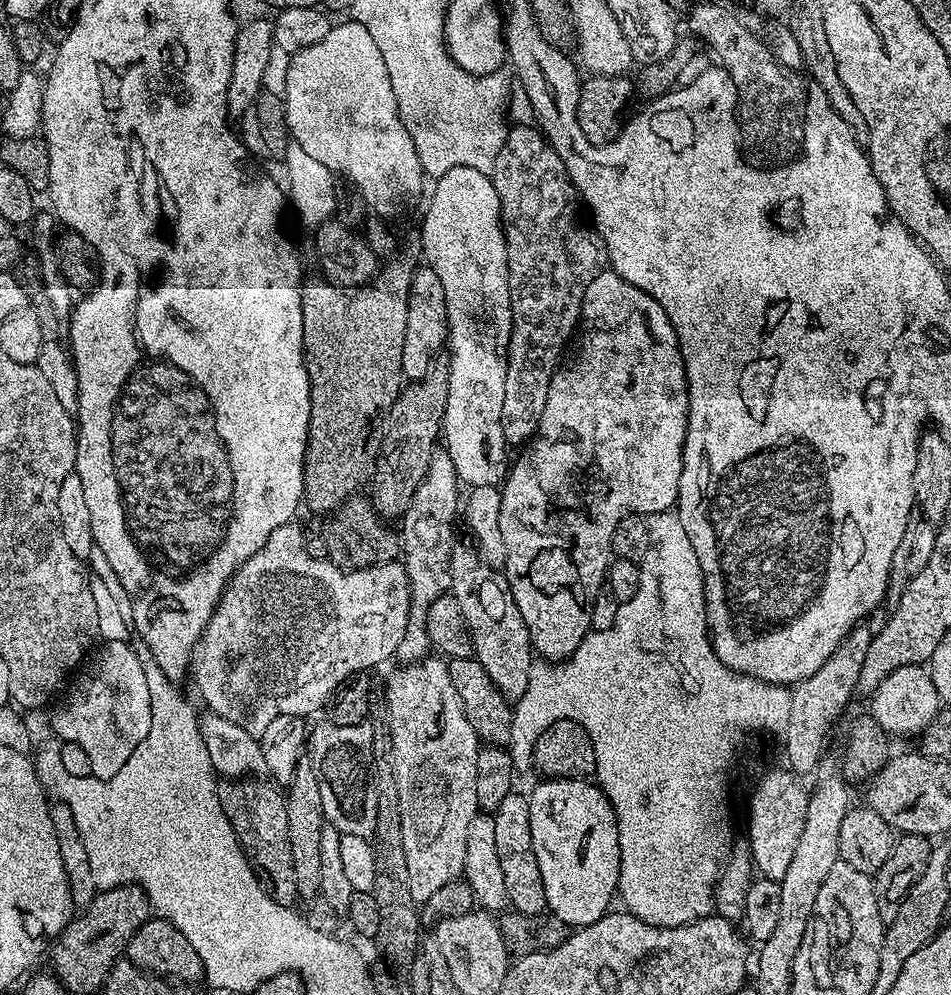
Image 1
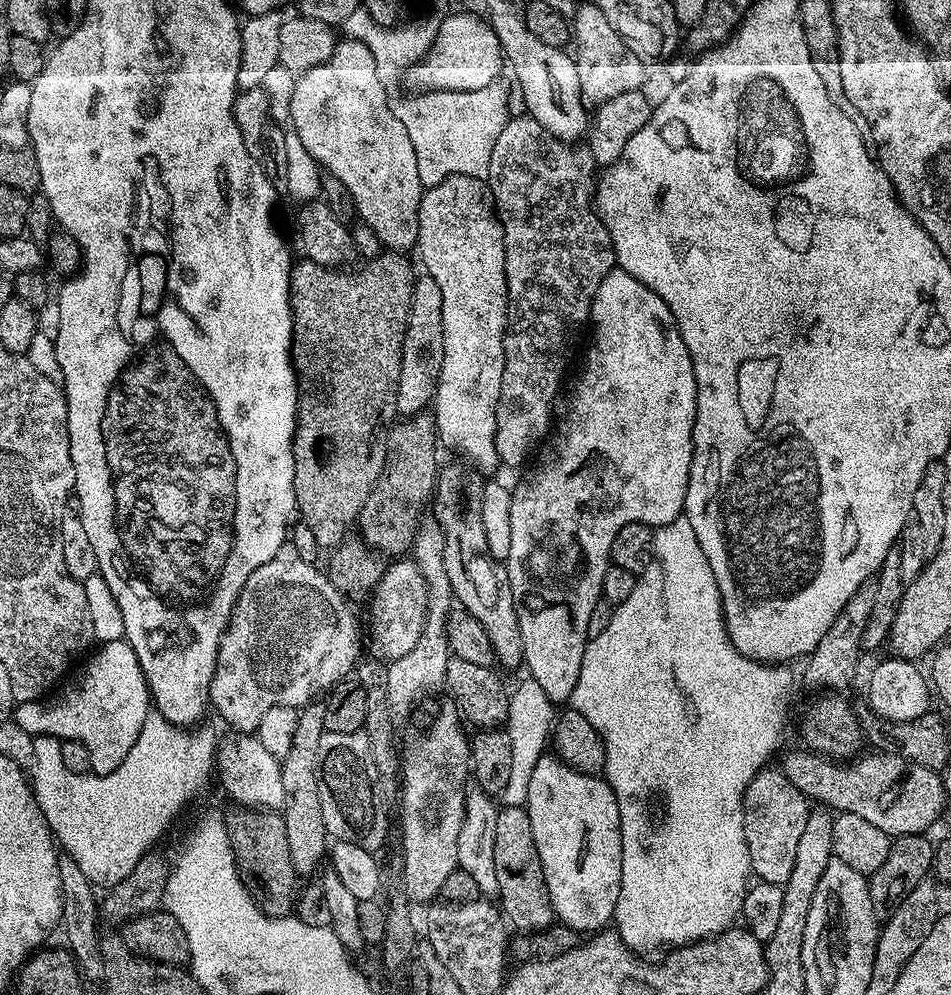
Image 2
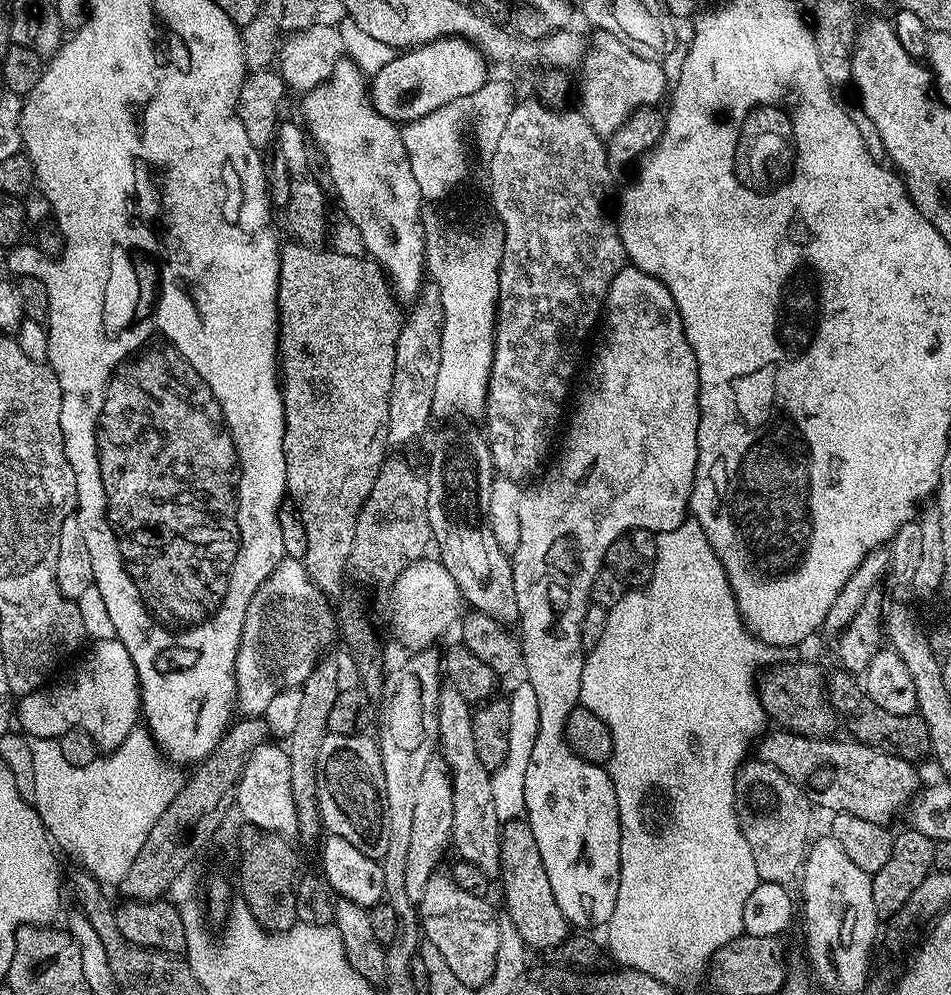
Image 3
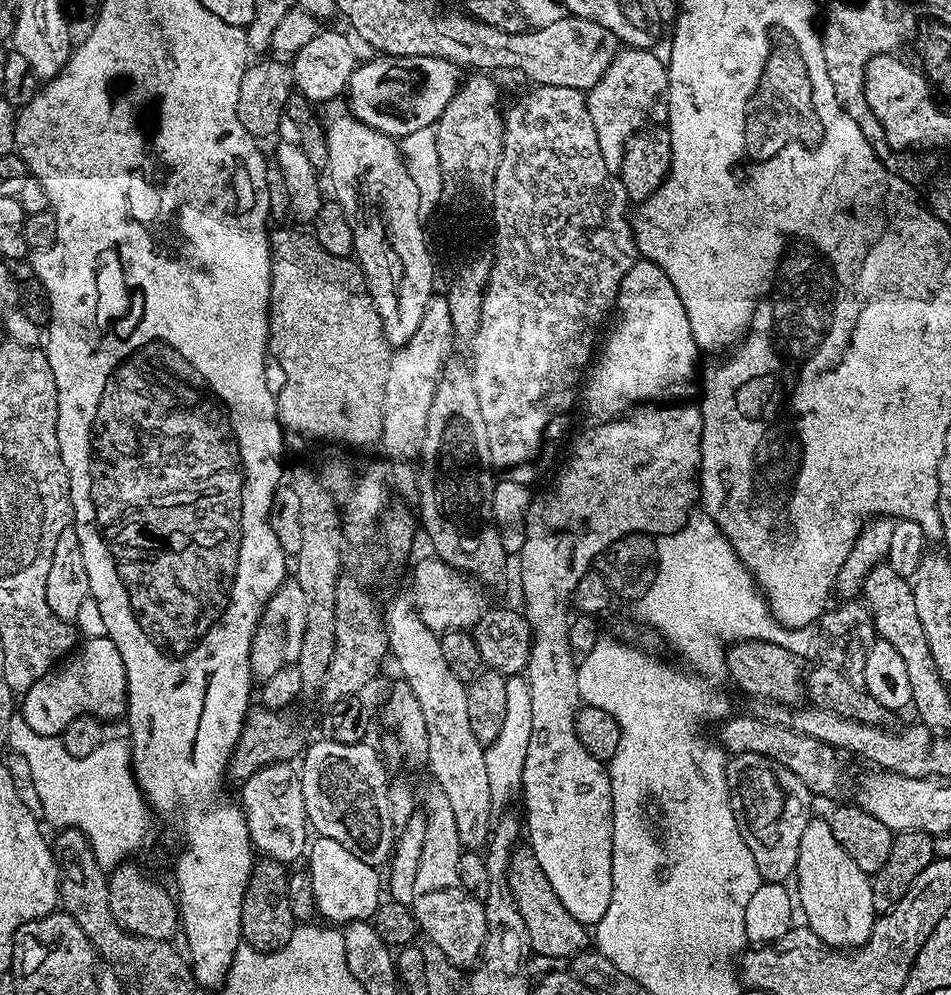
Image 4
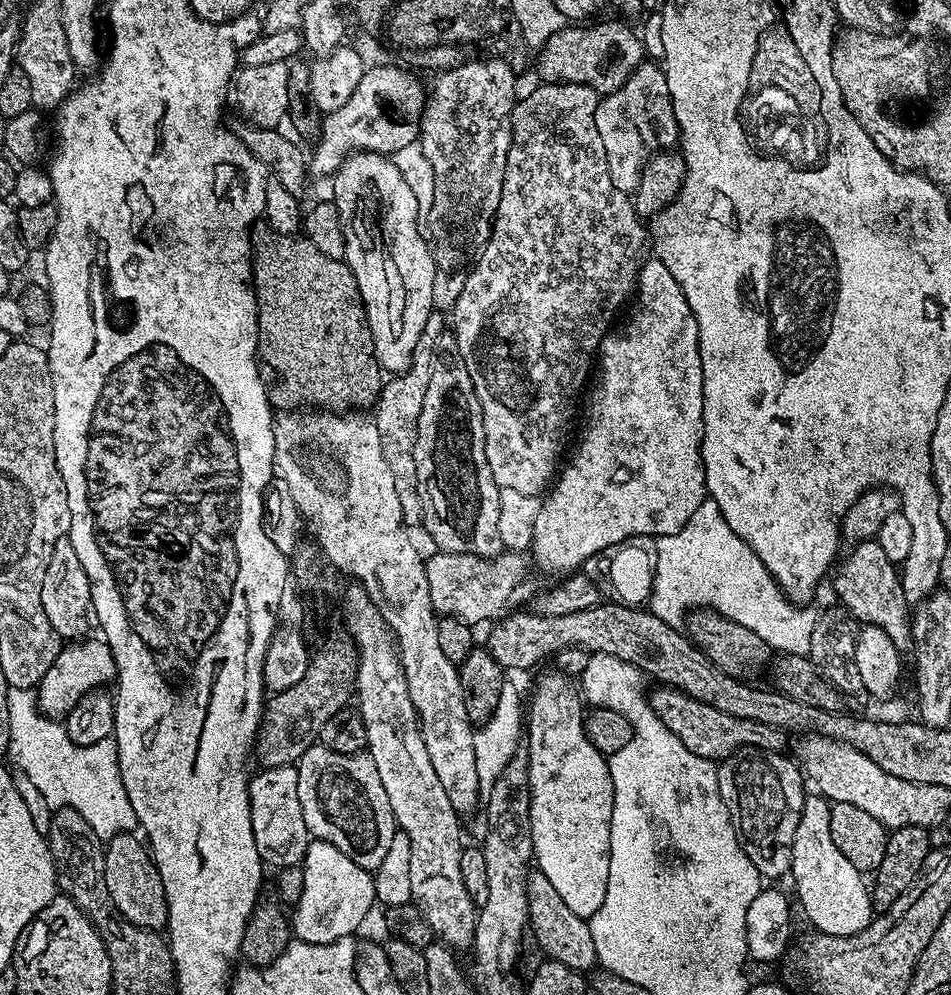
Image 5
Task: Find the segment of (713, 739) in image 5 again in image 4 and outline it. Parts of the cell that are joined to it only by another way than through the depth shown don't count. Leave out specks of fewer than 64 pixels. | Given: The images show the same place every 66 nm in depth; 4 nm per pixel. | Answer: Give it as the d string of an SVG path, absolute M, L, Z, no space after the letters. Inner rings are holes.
M754 714L734 716L725 719L719 725L721 728L718 740L725 753L762 754L766 758L778 762L778 766L786 766L786 770L790 770L790 774L799 778L807 786L809 793L815 794L817 797L819 797L818 795L828 796L839 786L840 768L836 765L837 749L832 748L826 742L818 742L818 738L798 734L798 730L790 730L786 726L778 726L760 720Z

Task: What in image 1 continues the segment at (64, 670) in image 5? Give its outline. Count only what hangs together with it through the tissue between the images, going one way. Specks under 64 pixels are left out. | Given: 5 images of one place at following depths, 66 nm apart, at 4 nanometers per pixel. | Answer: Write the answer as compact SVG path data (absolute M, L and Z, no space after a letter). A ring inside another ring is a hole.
M120 640L102 644L87 657L82 670L75 673L68 697L57 706L56 713L52 716L52 728L61 741L77 744L82 746L82 750L86 750L93 776L97 776L99 780L109 780L114 778L114 774L118 774L118 770L122 770L122 766L126 766L126 762L130 762L134 750L138 750L138 742L142 742L142 738L150 734L152 715L150 686L146 686L146 670L142 670L142 662L138 662L136 648L123 644Z

